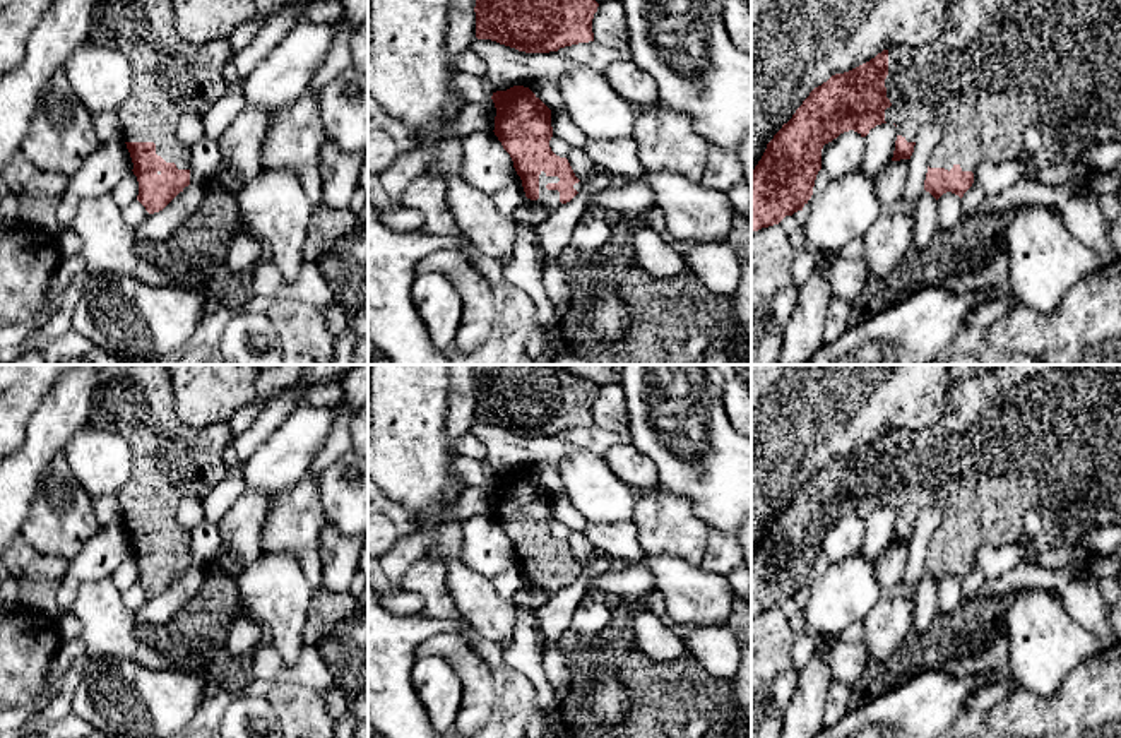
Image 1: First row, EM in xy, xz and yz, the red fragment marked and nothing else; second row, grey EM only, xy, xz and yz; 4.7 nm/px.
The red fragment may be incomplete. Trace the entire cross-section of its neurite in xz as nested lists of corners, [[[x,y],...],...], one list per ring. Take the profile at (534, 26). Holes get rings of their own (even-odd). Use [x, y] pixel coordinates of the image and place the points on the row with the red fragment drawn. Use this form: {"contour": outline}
{"contour": [[[476,0],[476,38],[525,53],[594,41],[596,0]]]}

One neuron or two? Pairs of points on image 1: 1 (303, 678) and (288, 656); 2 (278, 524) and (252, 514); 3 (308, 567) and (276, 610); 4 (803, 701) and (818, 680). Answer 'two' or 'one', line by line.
1: two
2: two
3: two
4: one

